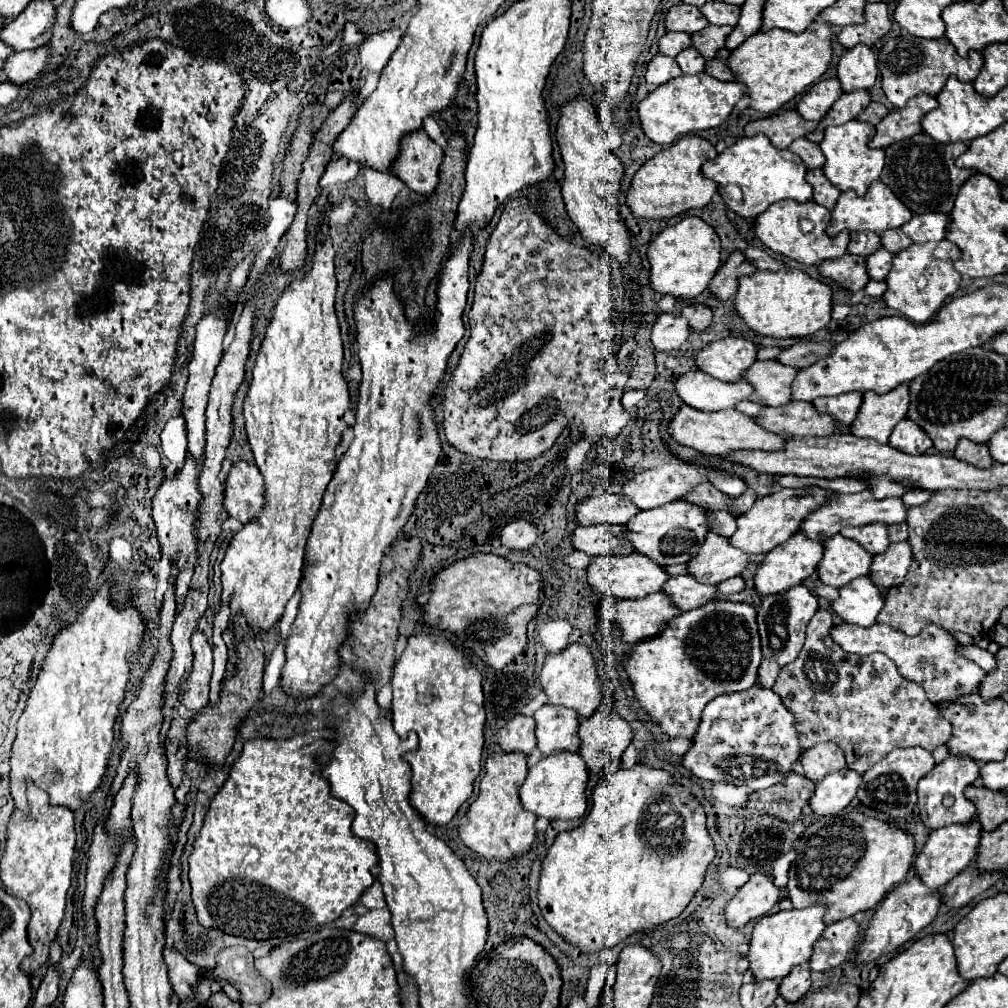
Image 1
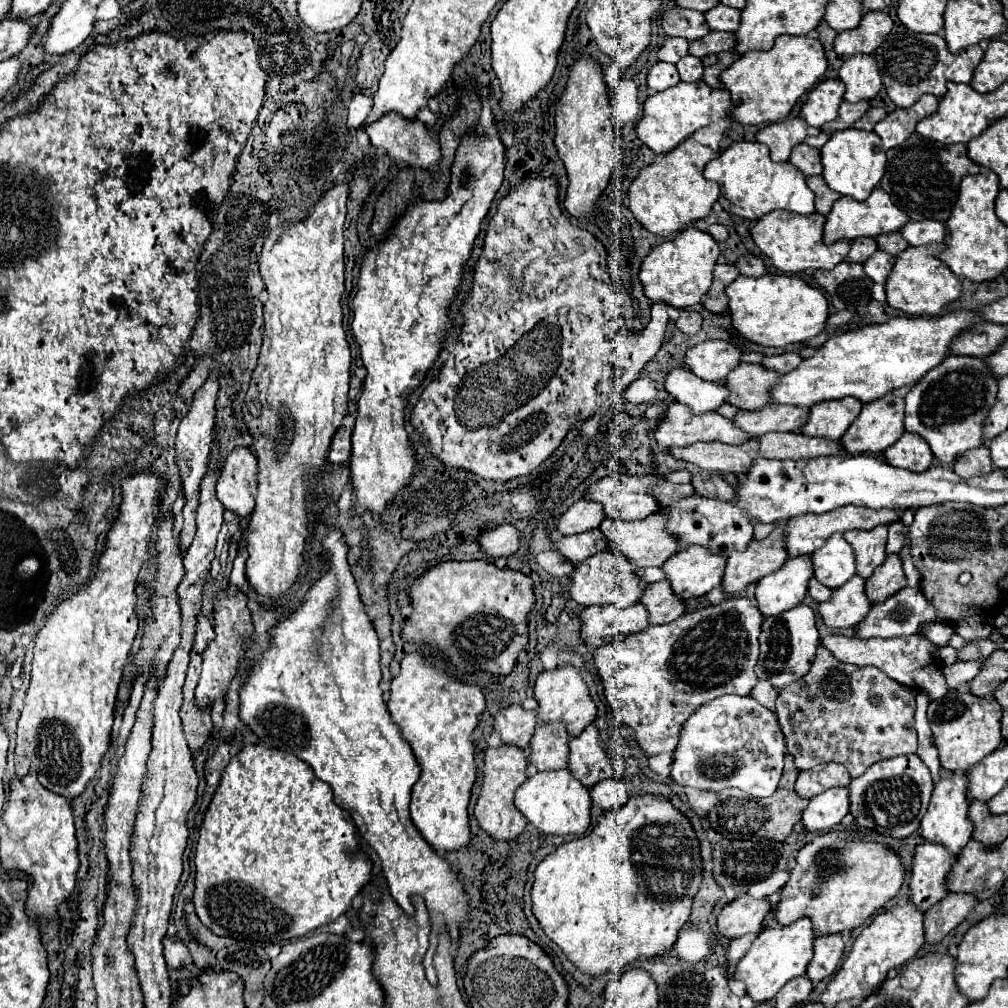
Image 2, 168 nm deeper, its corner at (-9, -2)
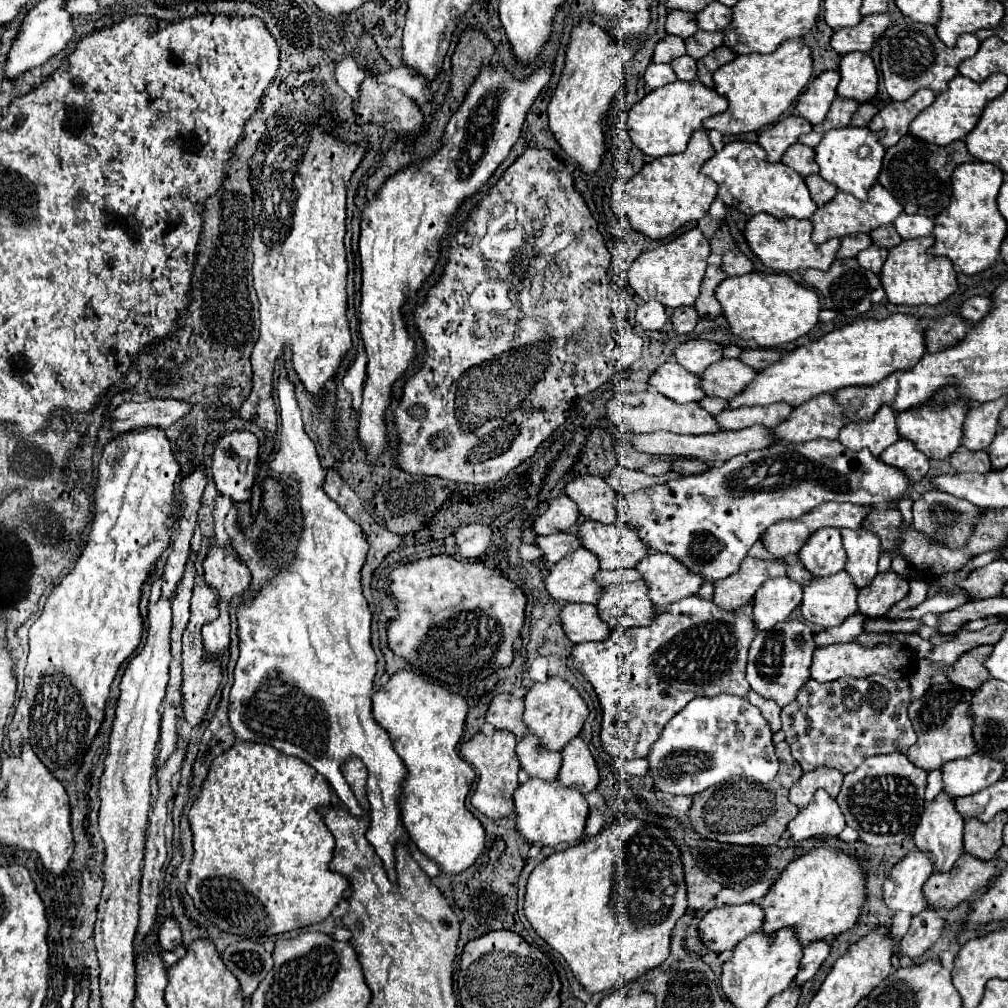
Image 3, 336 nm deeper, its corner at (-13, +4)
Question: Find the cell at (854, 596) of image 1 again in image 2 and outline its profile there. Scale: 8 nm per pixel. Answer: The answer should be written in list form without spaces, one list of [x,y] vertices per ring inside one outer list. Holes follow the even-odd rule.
[[[851,577],[845,585],[833,589],[833,597],[819,605],[823,623],[833,629],[855,629],[871,611],[873,603],[865,593],[865,579]]]

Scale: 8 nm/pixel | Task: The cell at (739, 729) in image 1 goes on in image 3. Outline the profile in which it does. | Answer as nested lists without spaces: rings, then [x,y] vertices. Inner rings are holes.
[[[737,695],[697,697],[693,703],[687,703],[687,707],[665,725],[647,761],[653,789],[671,795],[695,795],[733,775],[767,783],[779,771],[773,733],[767,721],[757,707]]]

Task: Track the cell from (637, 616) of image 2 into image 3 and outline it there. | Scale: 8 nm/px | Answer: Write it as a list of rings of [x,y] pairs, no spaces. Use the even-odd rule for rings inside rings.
[[[567,603],[561,607],[561,625],[571,643],[583,641],[601,641],[611,635],[607,623],[603,623],[597,615],[595,605],[583,603]]]

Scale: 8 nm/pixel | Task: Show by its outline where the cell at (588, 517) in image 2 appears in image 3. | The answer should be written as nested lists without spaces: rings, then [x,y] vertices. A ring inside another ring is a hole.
[[[561,495],[549,503],[547,511],[541,517],[537,517],[531,527],[535,535],[551,535],[559,531],[569,531],[577,523],[577,519],[577,505],[567,495]]]

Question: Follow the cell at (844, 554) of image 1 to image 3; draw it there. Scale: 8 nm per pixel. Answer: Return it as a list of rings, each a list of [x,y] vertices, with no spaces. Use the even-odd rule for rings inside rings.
[[[825,527],[809,535],[799,551],[799,561],[803,567],[817,577],[833,575],[845,567],[845,549],[841,543],[841,533],[835,527]]]

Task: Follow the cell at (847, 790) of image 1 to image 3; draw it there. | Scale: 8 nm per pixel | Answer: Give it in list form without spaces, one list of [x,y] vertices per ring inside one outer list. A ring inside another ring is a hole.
[[[823,789],[815,793],[811,803],[799,811],[799,815],[789,823],[787,833],[793,841],[805,839],[827,839],[839,837],[845,829],[845,819],[841,809],[833,797],[829,797]]]

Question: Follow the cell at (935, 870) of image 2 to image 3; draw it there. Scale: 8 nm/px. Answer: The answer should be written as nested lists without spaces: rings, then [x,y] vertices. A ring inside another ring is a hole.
[[[911,851],[905,855],[885,877],[883,883],[883,901],[893,911],[921,913],[927,907],[923,897],[923,883],[933,873],[933,863],[927,853]]]

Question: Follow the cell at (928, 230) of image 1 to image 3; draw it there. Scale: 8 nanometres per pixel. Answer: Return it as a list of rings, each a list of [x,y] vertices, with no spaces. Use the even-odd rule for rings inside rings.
[[[899,215],[893,221],[897,233],[903,239],[917,239],[933,233],[933,219],[925,219],[923,215]]]

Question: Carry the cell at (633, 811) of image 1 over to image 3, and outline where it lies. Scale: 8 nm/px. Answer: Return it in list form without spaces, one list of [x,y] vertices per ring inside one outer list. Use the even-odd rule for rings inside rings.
[[[631,819],[623,825],[605,827],[589,843],[557,851],[539,863],[525,891],[523,913],[535,933],[563,955],[575,979],[587,993],[601,993],[621,983],[631,983],[669,957],[671,931],[685,913],[685,881],[681,853],[667,833],[651,823]]]

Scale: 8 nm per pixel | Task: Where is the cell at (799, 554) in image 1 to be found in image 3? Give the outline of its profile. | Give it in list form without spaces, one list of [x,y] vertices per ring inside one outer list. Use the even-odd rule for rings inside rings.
[[[789,577],[769,579],[753,597],[753,623],[759,631],[769,631],[785,621],[801,603],[803,587]]]

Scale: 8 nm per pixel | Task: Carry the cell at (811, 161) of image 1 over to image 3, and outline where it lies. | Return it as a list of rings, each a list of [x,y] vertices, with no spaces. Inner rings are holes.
[[[795,143],[793,147],[789,147],[781,159],[781,163],[785,163],[787,167],[791,167],[793,171],[801,173],[801,177],[813,175],[819,171],[817,163],[815,163],[815,149]]]

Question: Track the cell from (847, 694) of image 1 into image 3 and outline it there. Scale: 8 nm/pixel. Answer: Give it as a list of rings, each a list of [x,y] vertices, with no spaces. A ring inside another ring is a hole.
[[[871,675],[871,677],[867,677],[867,679],[837,679],[837,681],[833,681],[833,683],[817,683],[817,681],[809,679],[809,681],[805,683],[805,687],[799,691],[797,699],[781,711],[785,741],[789,743],[791,755],[793,755],[793,759],[801,765],[803,773],[809,773],[809,771],[813,771],[813,769],[817,769],[817,767],[821,767],[821,765],[823,765],[823,767],[837,769],[837,771],[843,771],[843,773],[849,773],[849,771],[857,769],[857,767],[859,767],[867,757],[871,757],[871,755],[893,753],[893,751],[897,751],[897,749],[905,751],[907,747],[911,747],[911,745],[917,741],[917,735],[915,735],[915,731],[913,731],[913,727],[911,727],[911,721],[909,721],[909,717],[907,717],[907,705],[909,705],[909,701],[911,701],[911,685],[909,685],[905,679],[893,681],[893,679],[887,679],[887,677],[883,677],[883,675]]]

